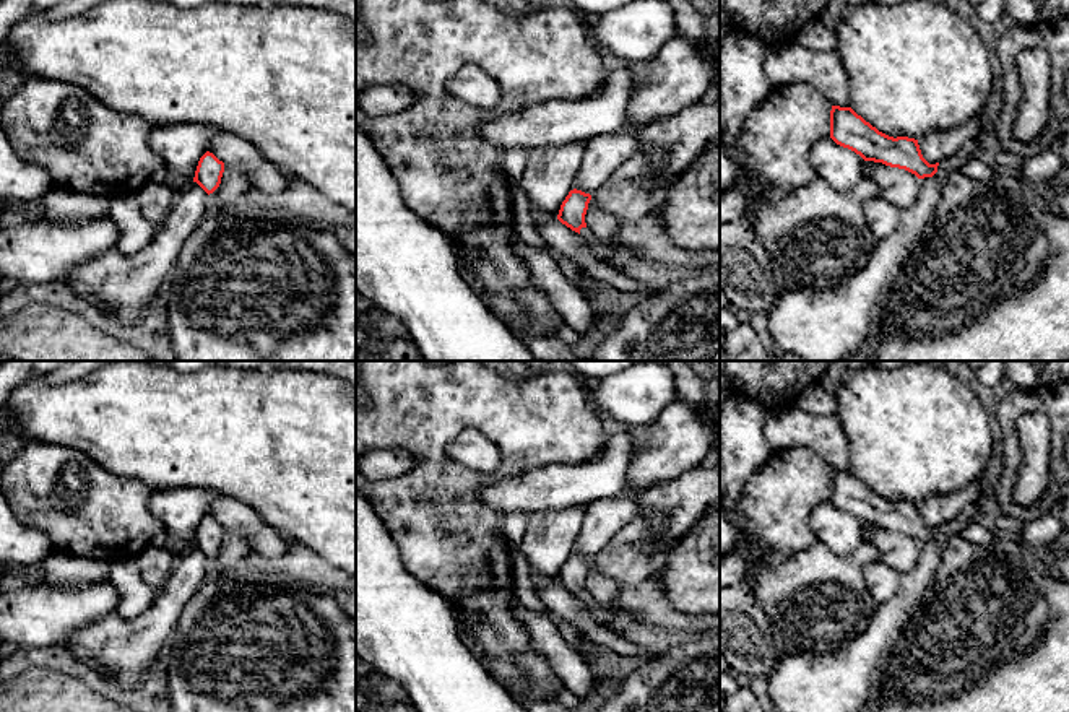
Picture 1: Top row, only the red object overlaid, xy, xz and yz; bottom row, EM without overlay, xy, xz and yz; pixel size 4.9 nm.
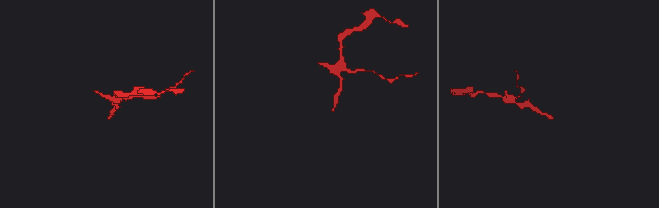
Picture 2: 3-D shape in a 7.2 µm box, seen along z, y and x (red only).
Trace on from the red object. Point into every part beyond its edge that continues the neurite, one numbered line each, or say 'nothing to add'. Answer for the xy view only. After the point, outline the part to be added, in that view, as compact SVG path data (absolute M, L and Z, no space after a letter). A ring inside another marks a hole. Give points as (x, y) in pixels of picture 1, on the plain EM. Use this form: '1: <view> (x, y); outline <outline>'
1: xy (242, 642); outline M216 553L208 559L200 590L180 613L169 642L166 668L172 712L356 712L356 621L343 611L330 593L288 587L278 584L271 575L258 577L252 572L224 575L219 571Z

